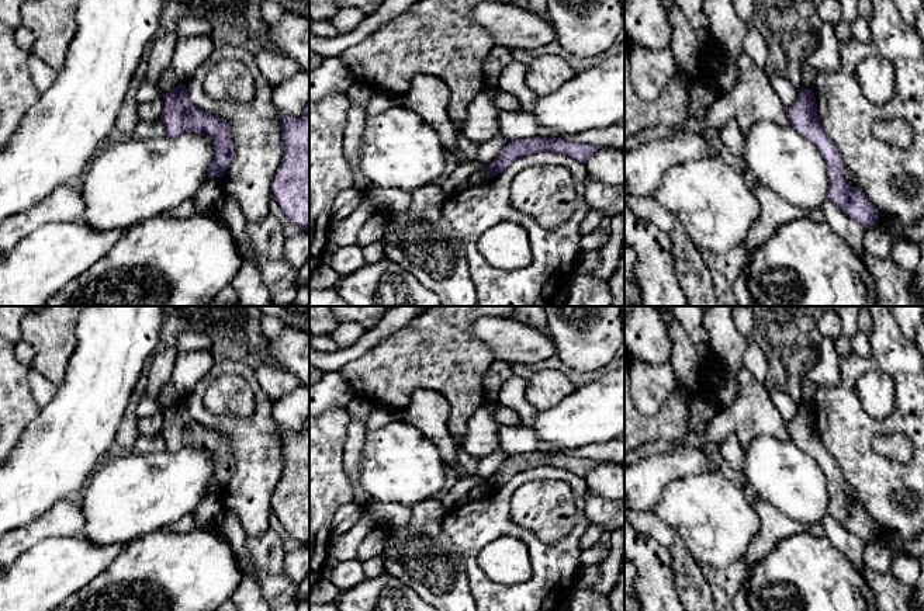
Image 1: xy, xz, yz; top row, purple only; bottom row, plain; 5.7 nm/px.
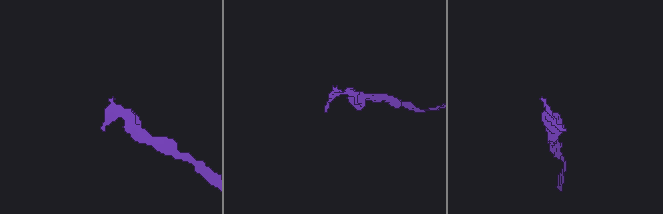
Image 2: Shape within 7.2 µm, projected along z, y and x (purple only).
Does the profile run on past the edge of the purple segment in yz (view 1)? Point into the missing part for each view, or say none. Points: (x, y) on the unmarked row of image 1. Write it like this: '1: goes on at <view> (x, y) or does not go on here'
1: does not go on here

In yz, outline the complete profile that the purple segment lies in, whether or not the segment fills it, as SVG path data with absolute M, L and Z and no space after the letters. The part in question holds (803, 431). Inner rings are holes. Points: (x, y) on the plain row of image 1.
M797 403L797 414L786 421L790 440L811 455L826 473L830 501L827 514L837 518L865 544L876 539L879 528L858 501L849 501L844 492L844 478L834 459L826 449L817 428L816 412L811 405Z

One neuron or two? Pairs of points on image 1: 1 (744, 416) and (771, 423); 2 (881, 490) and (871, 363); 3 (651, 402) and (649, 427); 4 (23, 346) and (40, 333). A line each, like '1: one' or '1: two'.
1: one
2: one
3: two
4: two

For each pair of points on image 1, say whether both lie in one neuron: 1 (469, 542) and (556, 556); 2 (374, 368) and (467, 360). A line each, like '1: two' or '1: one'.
1: one
2: one

